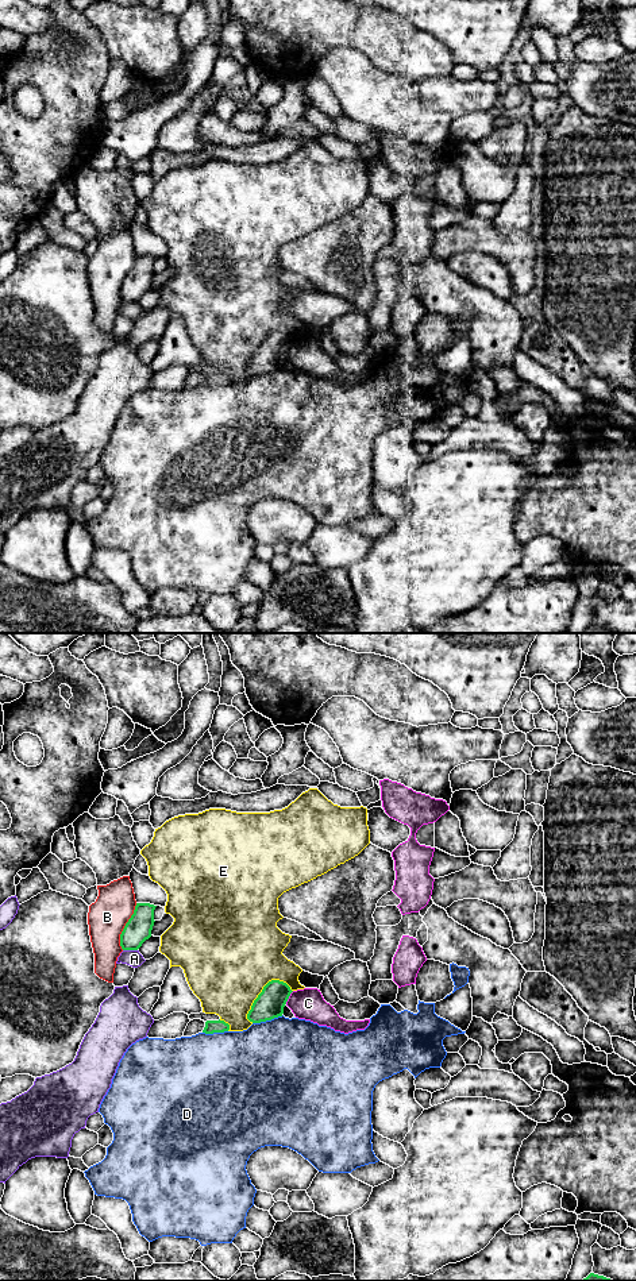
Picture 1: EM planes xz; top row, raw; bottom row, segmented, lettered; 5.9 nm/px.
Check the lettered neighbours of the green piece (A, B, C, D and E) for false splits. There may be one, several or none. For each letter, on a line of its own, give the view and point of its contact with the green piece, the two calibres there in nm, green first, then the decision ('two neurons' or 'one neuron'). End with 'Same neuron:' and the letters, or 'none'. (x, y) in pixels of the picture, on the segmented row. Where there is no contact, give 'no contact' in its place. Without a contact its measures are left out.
A: xz (130, 949) | 160/100 nm | two neurons
B: xz (124, 926) | 160/240 nm | two neurons
C: xz (288, 998) | 170/190 nm | two neurons
D: xz (268, 1019) | 170/480 nm | two neurons
E: xz (259, 994) | 170/500 nm | two neurons
Same neuron: none

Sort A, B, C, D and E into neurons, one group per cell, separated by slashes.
A / B / C / D / E

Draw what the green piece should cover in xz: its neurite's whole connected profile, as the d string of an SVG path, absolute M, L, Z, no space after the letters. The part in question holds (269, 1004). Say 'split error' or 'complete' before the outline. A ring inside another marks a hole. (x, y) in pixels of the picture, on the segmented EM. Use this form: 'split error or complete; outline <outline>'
complete; outline M269 981L254 1000L247 1019L253 1023L261 1023L282 1016L284 1007L292 992L290 987L284 981Z

